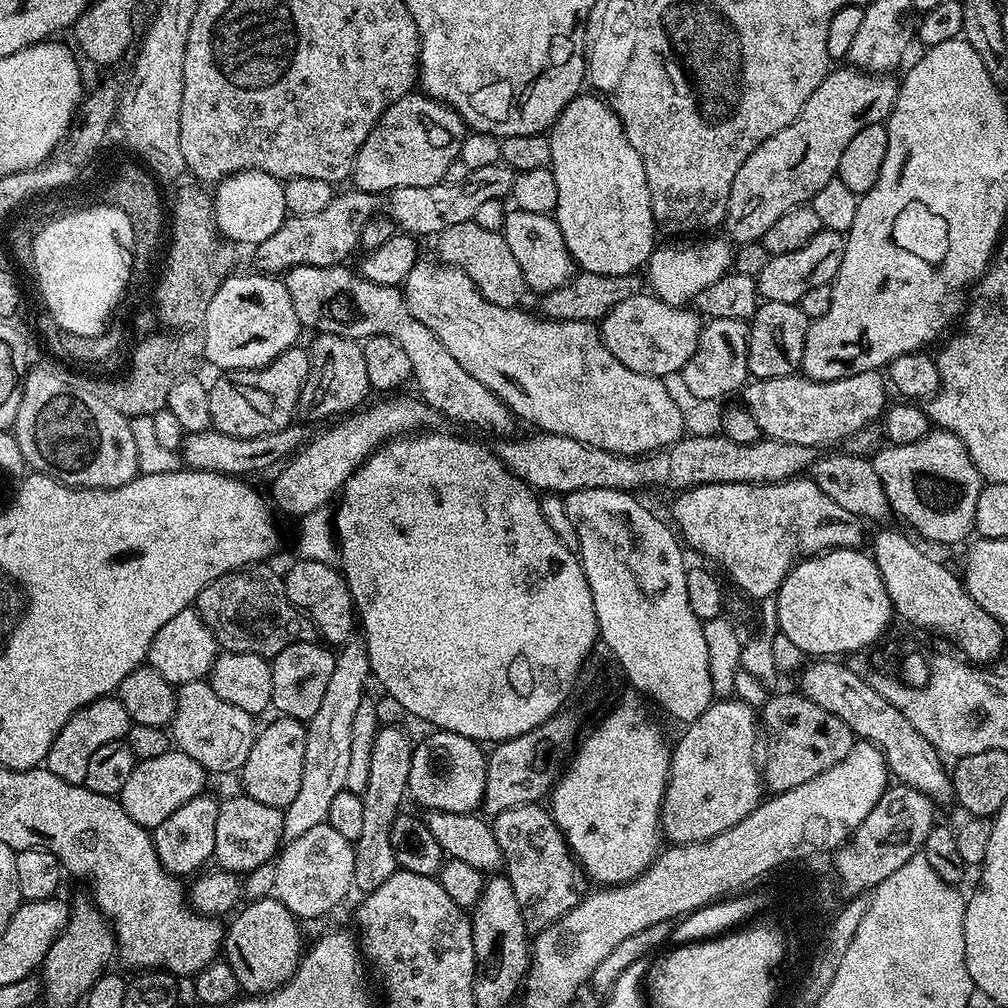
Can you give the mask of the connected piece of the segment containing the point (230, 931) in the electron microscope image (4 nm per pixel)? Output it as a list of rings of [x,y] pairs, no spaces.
[[[272,894],[246,905],[240,913],[238,912],[231,917],[232,925],[227,925],[224,934],[222,952],[226,963],[230,970],[234,970],[234,978],[238,978],[245,993],[267,994],[278,990],[288,983],[288,979],[296,973],[300,965],[301,925],[282,901]]]

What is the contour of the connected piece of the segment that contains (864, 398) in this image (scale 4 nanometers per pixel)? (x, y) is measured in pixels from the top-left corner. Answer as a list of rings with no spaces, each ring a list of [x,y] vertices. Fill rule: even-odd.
[[[879,371],[837,380],[809,380],[803,374],[793,374],[769,380],[753,379],[743,389],[742,404],[767,439],[798,442],[798,446],[817,449],[820,444],[839,445],[836,444],[839,440],[847,441],[860,429],[879,421],[889,399],[887,391],[885,377]]]

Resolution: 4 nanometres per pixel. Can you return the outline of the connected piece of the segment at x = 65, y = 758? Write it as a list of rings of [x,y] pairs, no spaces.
[[[115,695],[104,696],[101,700],[90,702],[82,706],[82,710],[74,713],[70,722],[66,722],[66,726],[62,726],[58,738],[54,738],[48,751],[46,767],[54,774],[58,774],[62,782],[83,784],[90,757],[101,746],[106,746],[106,742],[125,739],[132,725],[130,714],[126,714],[126,706],[122,706],[122,702]]]

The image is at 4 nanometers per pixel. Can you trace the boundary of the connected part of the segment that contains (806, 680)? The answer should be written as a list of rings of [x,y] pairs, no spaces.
[[[832,658],[811,661],[798,678],[800,694],[841,718],[842,722],[850,726],[855,737],[878,745],[887,758],[889,773],[899,783],[926,794],[938,806],[948,802],[950,804],[955,799],[951,773],[937,748],[927,742],[900,710],[890,705],[882,694],[878,694],[862,674],[860,676],[840,663],[844,662]]]

